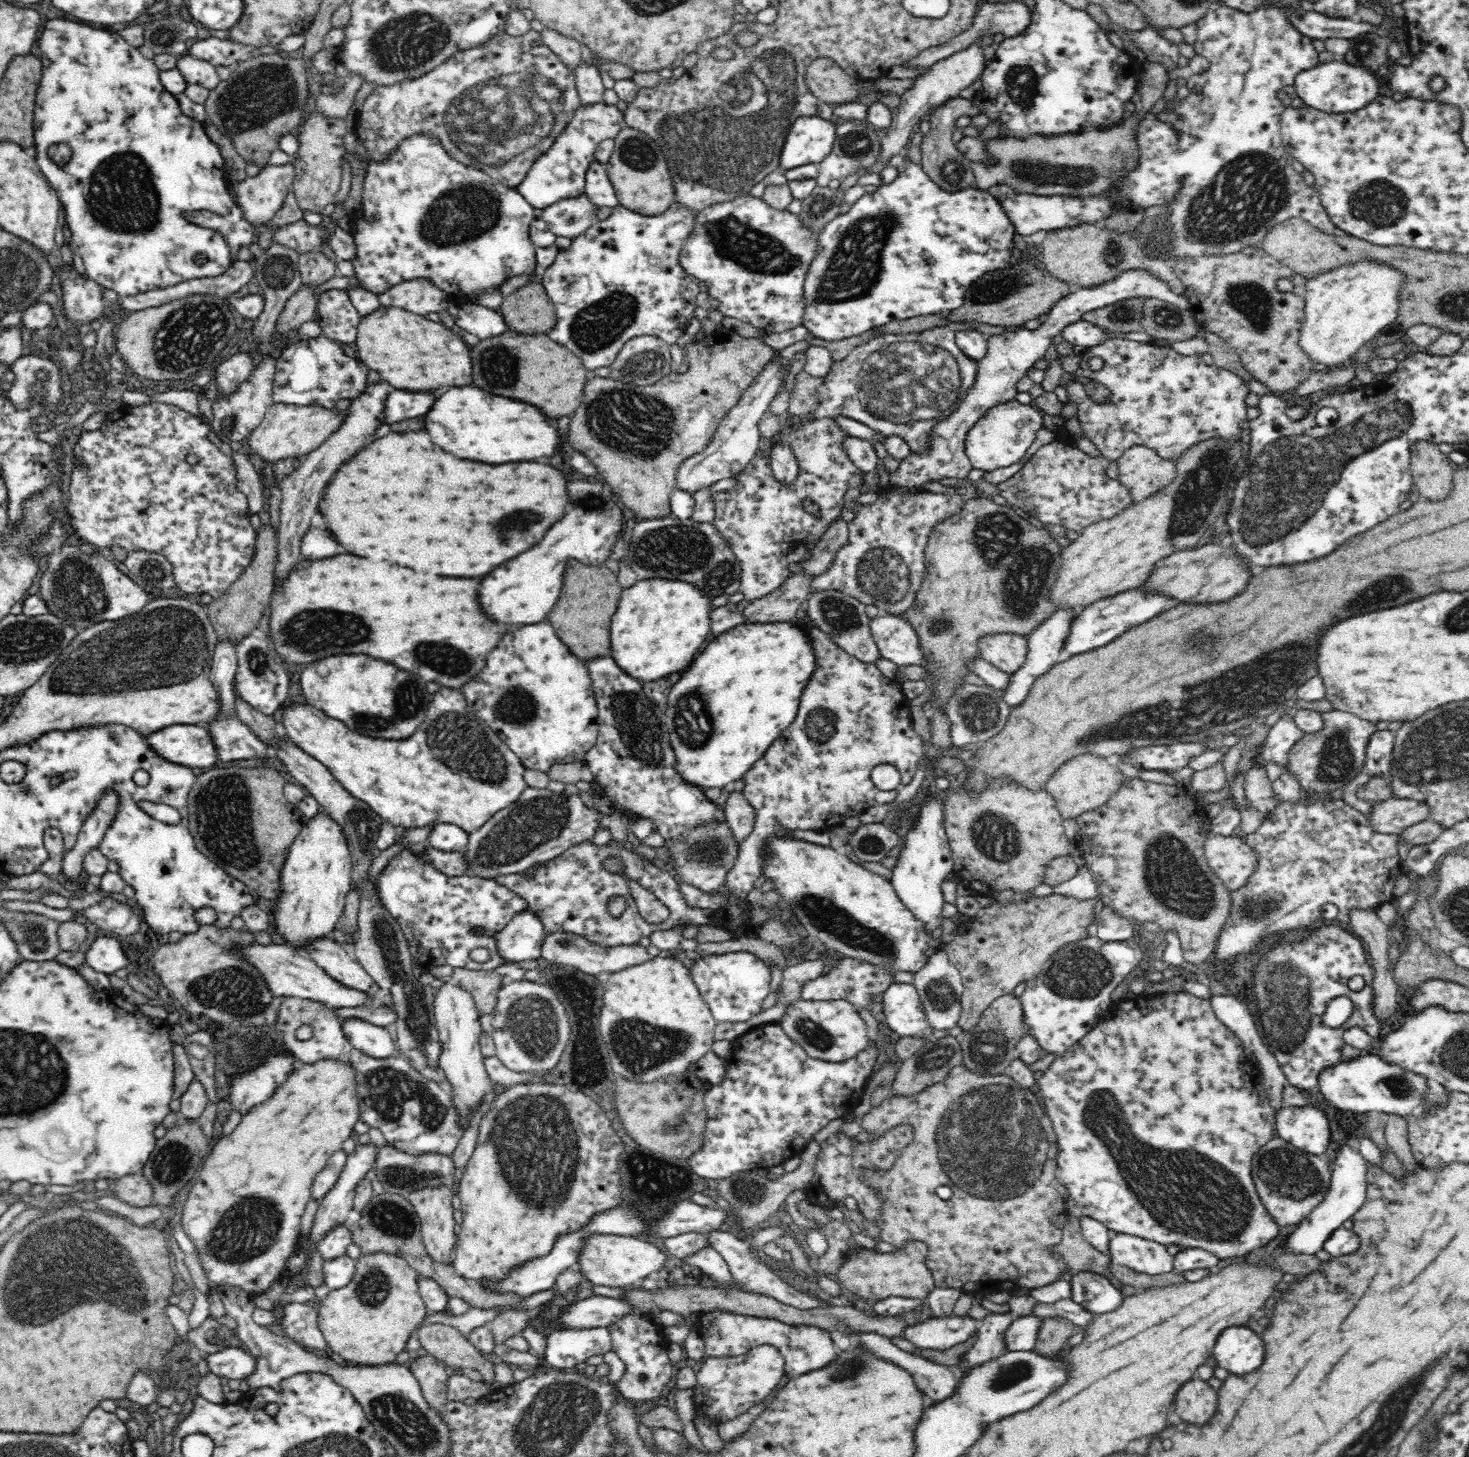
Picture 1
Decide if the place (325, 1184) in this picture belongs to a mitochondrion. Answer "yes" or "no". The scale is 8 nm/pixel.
no

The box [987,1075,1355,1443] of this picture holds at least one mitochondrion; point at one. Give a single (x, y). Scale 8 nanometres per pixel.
(1190, 1191)

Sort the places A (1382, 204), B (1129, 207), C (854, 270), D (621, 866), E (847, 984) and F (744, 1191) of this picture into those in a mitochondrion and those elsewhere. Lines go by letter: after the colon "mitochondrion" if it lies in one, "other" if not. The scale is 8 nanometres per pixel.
A: mitochondrion
B: other
C: mitochondrion
D: other
E: other
F: mitochondrion

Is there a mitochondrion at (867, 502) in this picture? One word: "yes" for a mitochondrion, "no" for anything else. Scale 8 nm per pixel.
no

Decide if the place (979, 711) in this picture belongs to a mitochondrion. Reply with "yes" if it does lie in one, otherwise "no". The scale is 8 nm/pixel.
yes

